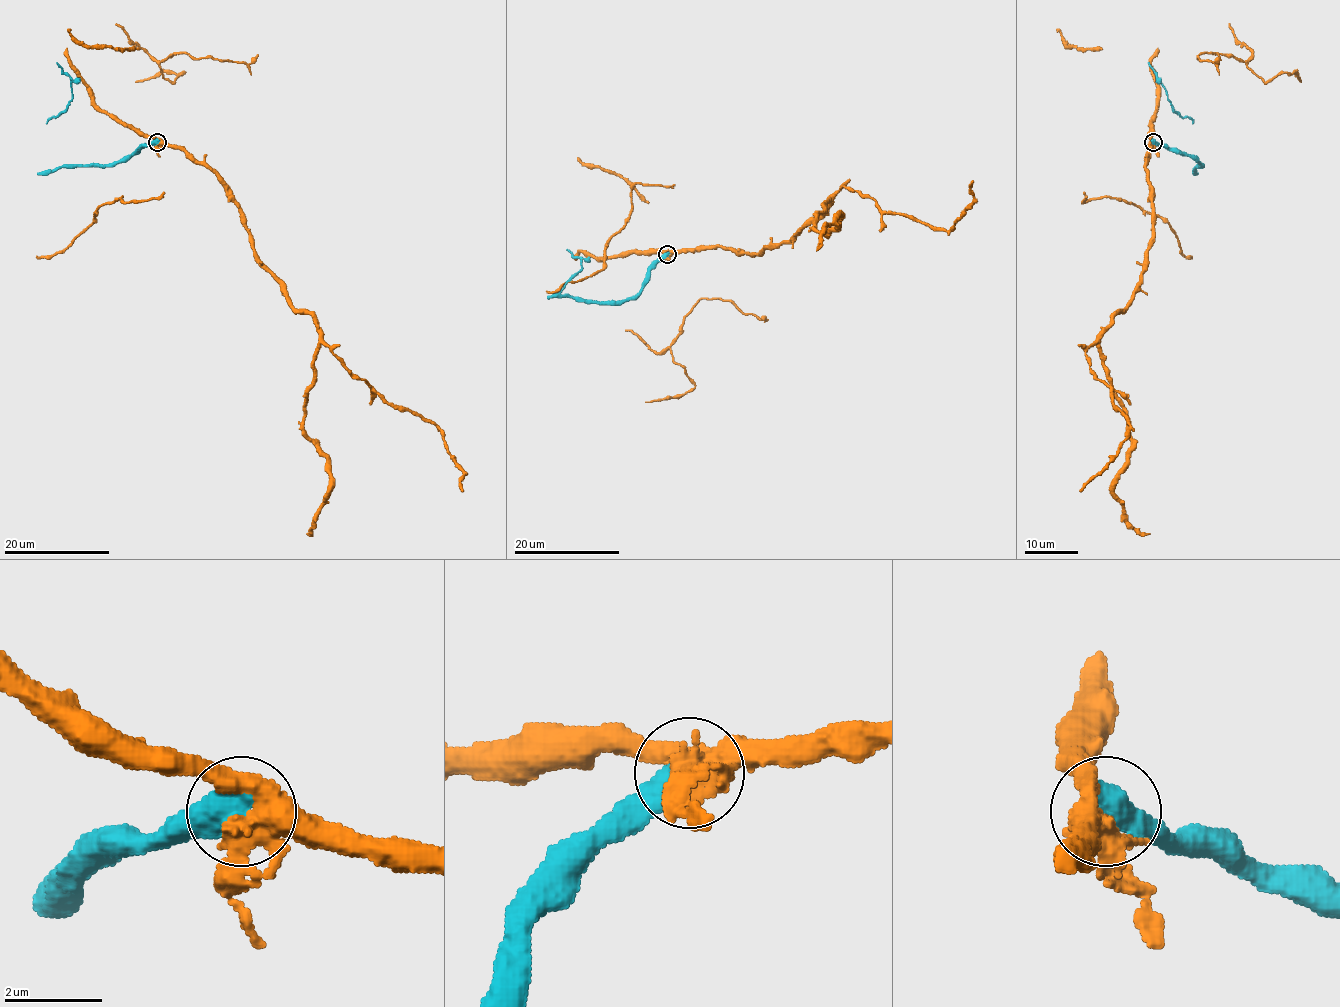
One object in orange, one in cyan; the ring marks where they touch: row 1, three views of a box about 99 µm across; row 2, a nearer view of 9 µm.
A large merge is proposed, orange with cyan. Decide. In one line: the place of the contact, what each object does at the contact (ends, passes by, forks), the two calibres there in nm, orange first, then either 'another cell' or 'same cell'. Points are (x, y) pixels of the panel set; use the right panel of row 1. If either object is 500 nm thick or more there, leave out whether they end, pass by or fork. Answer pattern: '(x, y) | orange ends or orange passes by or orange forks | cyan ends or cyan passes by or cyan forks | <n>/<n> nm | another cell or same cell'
(1153, 142) | 460/600 nm | another cell

